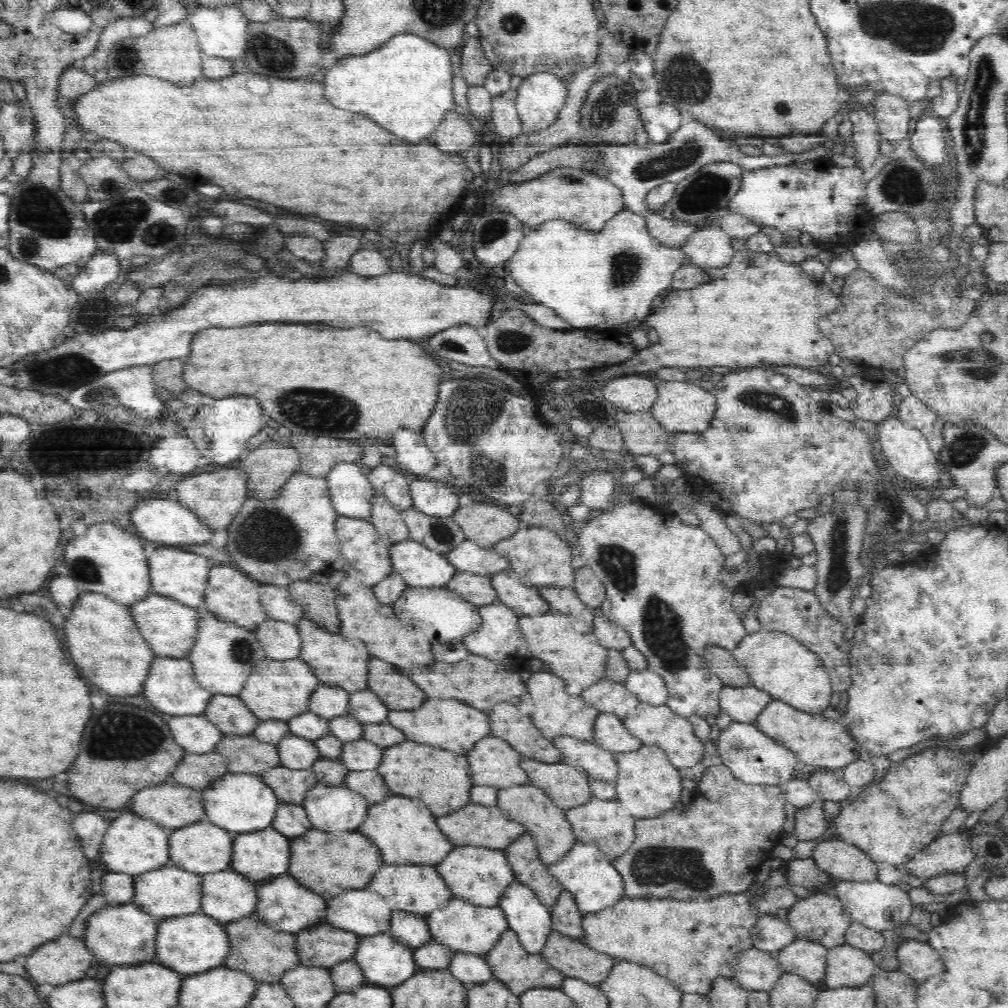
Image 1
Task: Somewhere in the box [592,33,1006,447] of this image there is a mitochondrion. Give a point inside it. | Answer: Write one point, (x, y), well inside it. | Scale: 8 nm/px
(974, 125)

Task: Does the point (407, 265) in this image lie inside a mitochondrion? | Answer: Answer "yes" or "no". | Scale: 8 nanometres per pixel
no

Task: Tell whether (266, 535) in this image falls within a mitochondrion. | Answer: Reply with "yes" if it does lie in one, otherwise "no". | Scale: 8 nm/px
yes

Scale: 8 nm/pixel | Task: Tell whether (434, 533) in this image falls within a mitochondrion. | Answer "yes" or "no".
yes

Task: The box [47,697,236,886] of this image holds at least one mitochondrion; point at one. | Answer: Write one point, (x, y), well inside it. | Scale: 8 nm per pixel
(124, 735)

